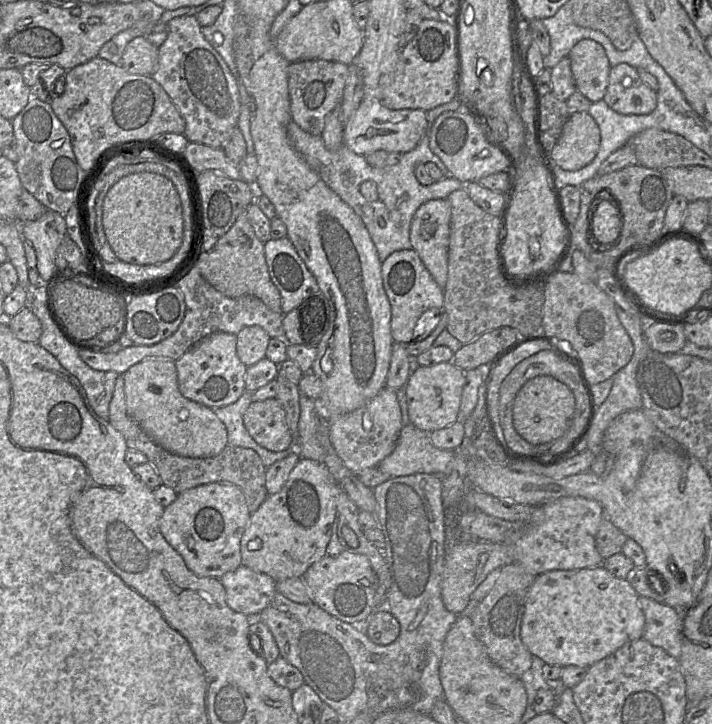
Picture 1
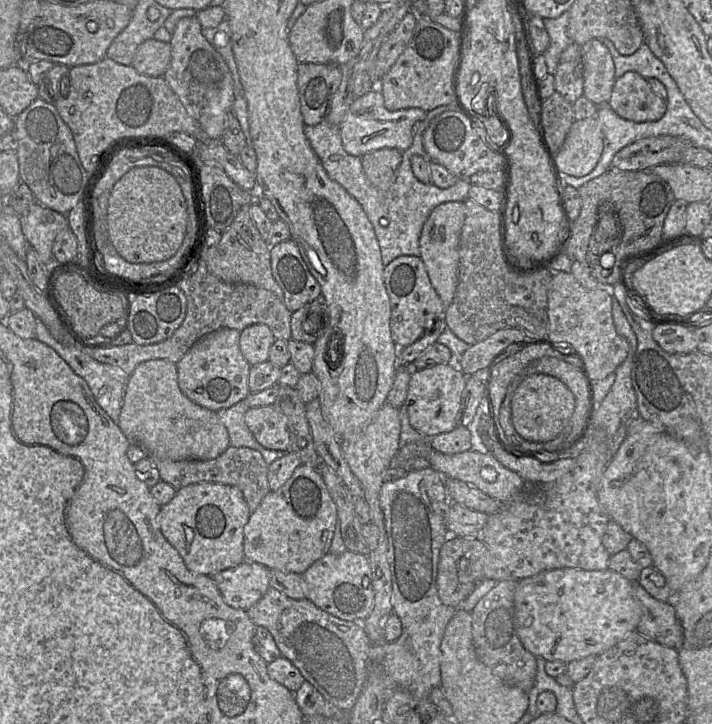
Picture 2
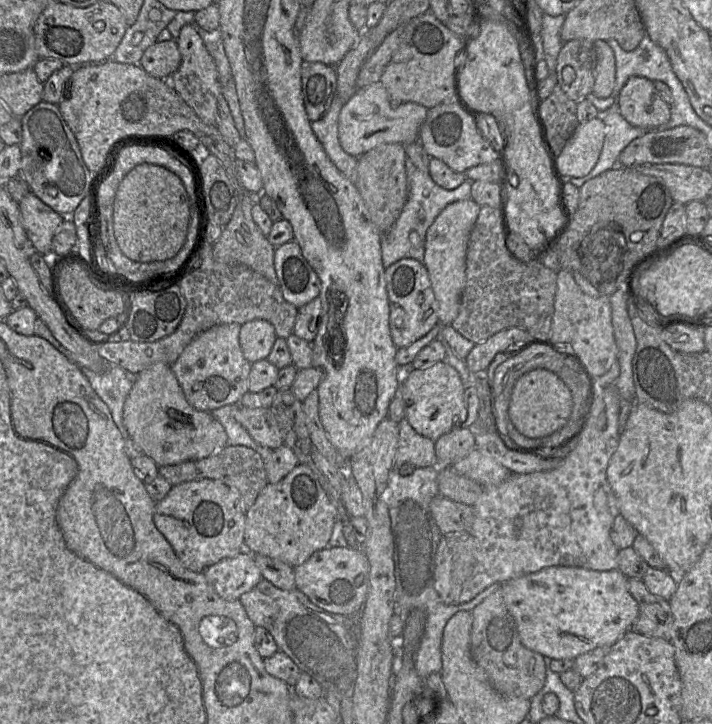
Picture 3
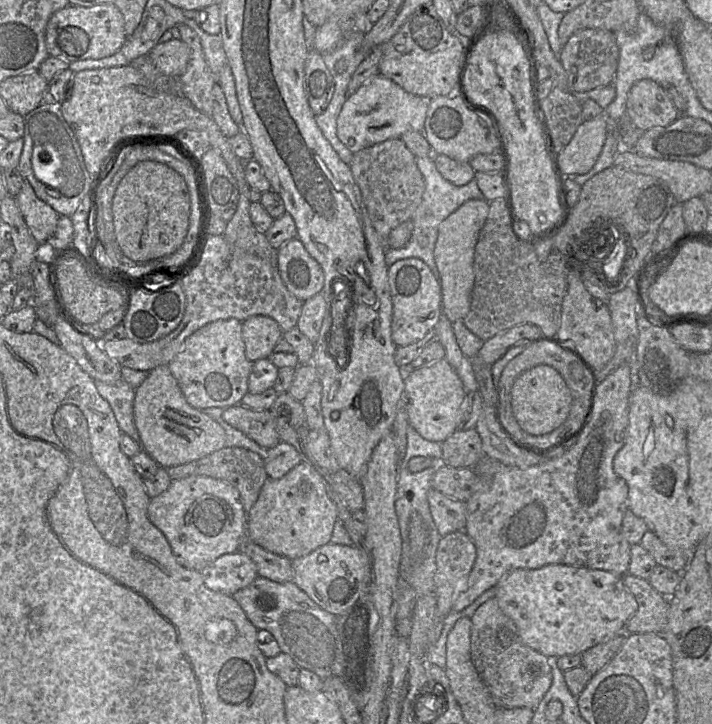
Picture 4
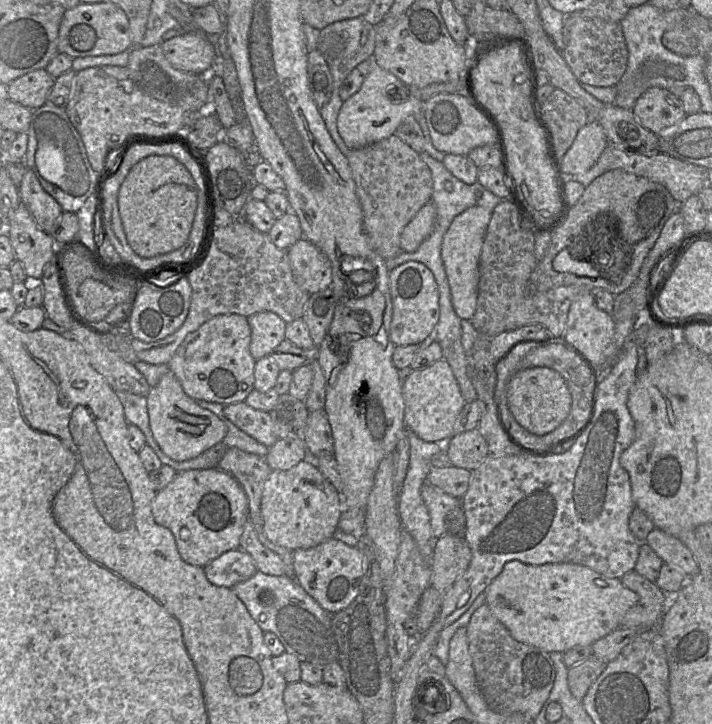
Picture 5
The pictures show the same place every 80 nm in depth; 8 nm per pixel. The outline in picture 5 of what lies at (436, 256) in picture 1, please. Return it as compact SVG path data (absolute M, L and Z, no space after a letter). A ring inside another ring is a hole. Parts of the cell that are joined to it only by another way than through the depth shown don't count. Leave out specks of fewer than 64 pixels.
M482 206L470 207L453 219L443 237L441 257L450 287L452 306L462 320L470 320L476 311L480 254L491 213Z

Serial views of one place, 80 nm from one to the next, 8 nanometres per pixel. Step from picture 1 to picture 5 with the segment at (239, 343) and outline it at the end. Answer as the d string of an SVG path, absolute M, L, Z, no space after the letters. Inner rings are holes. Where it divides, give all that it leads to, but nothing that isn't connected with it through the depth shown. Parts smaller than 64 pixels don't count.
M270 311L255 313L247 317L251 329L250 354L255 360L270 355L285 337L287 323Z

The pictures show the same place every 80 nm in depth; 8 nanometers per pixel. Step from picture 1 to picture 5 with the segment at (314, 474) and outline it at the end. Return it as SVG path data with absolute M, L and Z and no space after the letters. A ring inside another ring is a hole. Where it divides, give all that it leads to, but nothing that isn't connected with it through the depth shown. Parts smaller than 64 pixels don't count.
M310 458L288 470L271 470L264 483L260 504L264 534L275 545L291 551L312 548L331 538L343 509L342 496Z

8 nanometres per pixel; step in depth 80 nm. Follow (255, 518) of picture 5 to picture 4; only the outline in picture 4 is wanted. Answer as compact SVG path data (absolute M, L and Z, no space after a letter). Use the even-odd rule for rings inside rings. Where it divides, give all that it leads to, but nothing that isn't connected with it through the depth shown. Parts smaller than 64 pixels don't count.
M223 447L199 460L187 464L167 468L171 480L177 480L188 476L208 476L223 480L234 486L239 494L241 503L246 513L256 502L260 490L268 478L264 459L255 452L240 447Z

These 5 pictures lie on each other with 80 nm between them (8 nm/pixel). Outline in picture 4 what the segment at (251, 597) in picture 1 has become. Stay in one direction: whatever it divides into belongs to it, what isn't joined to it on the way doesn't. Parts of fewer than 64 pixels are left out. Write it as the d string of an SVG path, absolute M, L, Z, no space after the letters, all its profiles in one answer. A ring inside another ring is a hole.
M240 551L219 556L200 572L209 589L227 595L248 586L258 576L255 563Z

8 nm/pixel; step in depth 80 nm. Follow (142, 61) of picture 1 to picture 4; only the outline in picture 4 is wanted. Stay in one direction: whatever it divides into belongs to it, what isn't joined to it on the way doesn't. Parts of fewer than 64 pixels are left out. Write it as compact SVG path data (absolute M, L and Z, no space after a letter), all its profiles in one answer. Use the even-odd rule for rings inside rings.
M181 39L158 43L149 51L153 65L163 74L180 77L187 68L190 48Z

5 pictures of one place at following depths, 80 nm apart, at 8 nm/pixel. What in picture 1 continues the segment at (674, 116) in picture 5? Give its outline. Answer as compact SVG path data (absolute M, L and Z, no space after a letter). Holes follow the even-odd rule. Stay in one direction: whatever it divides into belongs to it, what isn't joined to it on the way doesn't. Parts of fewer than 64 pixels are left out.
M626 63L610 68L602 100L613 111L623 115L647 115L657 105L656 92L640 79L634 67Z

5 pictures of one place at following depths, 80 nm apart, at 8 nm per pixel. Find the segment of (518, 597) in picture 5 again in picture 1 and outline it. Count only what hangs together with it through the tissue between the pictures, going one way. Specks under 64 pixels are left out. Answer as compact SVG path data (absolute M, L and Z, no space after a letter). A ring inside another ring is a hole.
M602 565L552 570L535 577L522 617L520 636L529 652L548 665L590 667L624 644L642 638L645 615L628 579L619 579Z

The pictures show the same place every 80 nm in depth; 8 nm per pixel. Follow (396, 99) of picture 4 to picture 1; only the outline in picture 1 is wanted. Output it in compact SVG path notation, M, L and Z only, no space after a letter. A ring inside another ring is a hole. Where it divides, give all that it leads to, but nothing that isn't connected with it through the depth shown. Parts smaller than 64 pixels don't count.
M362 99L358 108L343 127L343 143L357 155L384 150L404 154L413 150L426 130L426 111L421 109L390 110L381 100Z

